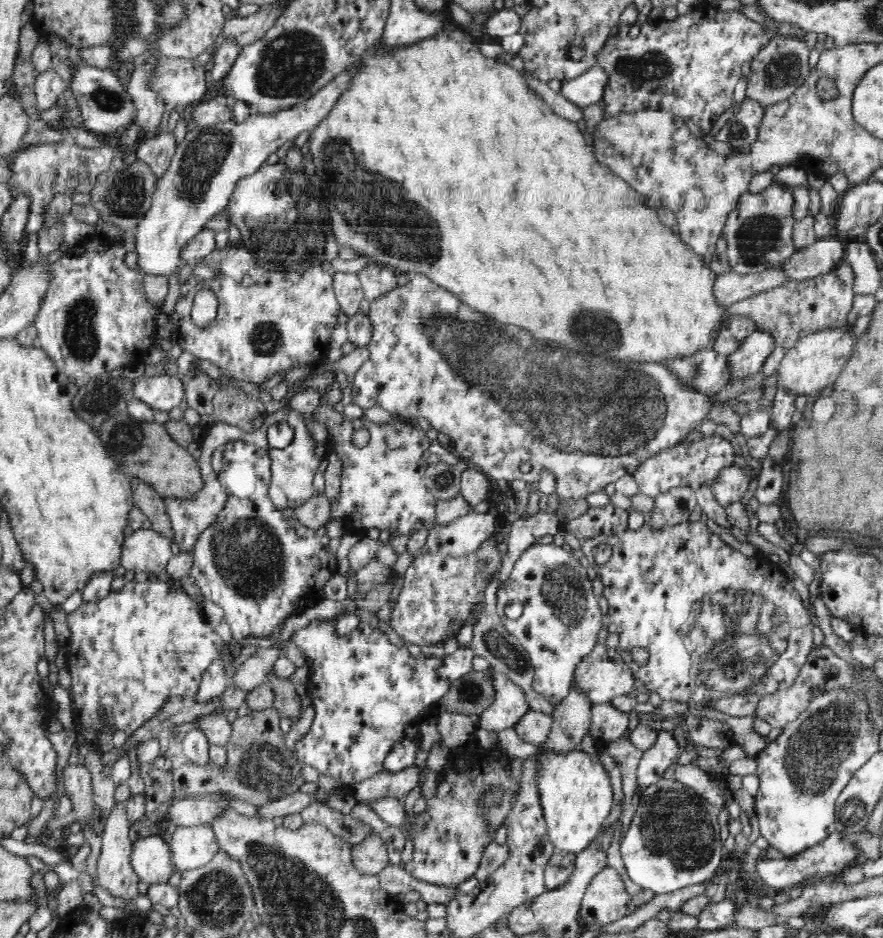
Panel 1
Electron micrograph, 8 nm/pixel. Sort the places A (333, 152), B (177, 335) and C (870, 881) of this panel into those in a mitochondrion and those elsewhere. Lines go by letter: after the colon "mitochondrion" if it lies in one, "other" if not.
A: mitochondrion
B: other
C: other

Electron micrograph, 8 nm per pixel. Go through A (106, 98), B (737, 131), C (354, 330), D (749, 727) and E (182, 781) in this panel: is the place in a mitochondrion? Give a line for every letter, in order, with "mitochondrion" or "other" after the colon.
A: mitochondrion
B: mitochondrion
C: other
D: other
E: other

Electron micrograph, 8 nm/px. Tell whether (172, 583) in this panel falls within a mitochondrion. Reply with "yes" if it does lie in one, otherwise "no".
no

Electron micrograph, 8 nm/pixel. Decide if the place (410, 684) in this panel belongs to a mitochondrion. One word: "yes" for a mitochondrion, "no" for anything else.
no

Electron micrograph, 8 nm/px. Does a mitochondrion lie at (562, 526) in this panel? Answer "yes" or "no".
no

